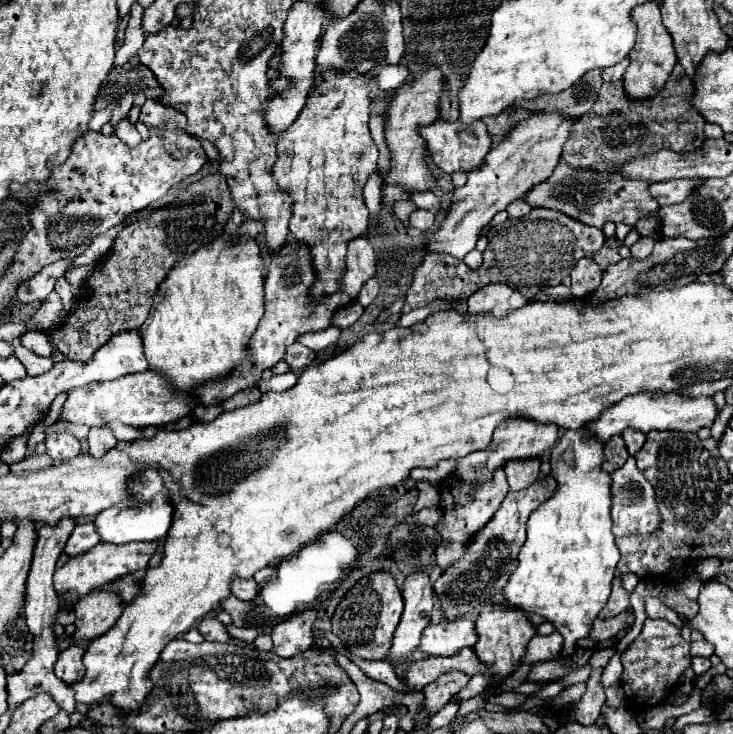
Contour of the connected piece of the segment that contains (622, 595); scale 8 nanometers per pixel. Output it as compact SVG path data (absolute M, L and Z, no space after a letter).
M617 575L613 579L611 597L609 597L607 605L603 607L603 611L599 613L599 619L611 619L611 617L623 613L627 607L629 607L629 593L625 593L625 587L621 585L621 577Z

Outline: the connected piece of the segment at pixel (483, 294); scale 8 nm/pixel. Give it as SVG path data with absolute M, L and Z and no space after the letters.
M491 283L479 291L475 291L475 295L471 295L471 299L467 299L467 313L473 315L491 315L495 319L501 319L503 315L509 315L509 311L515 311L519 307L523 307L527 303L527 299L501 283Z

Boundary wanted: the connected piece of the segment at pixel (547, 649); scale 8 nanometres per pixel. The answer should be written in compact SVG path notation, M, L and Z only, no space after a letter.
M553 631L553 633L547 635L547 637L535 635L535 637L529 641L527 655L523 657L521 663L537 663L537 661L557 659L557 653L561 651L561 647L563 647L563 637L561 637L557 631Z

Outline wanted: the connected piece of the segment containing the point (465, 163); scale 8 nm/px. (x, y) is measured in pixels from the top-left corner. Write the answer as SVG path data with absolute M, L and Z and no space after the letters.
M435 121L421 129L421 137L425 139L435 165L443 173L449 173L449 175L457 173L457 171L473 171L475 167L481 167L483 159L487 157L487 153L491 149L491 137L489 137L483 121L475 121L471 127L465 127L459 121L455 121L455 123Z

